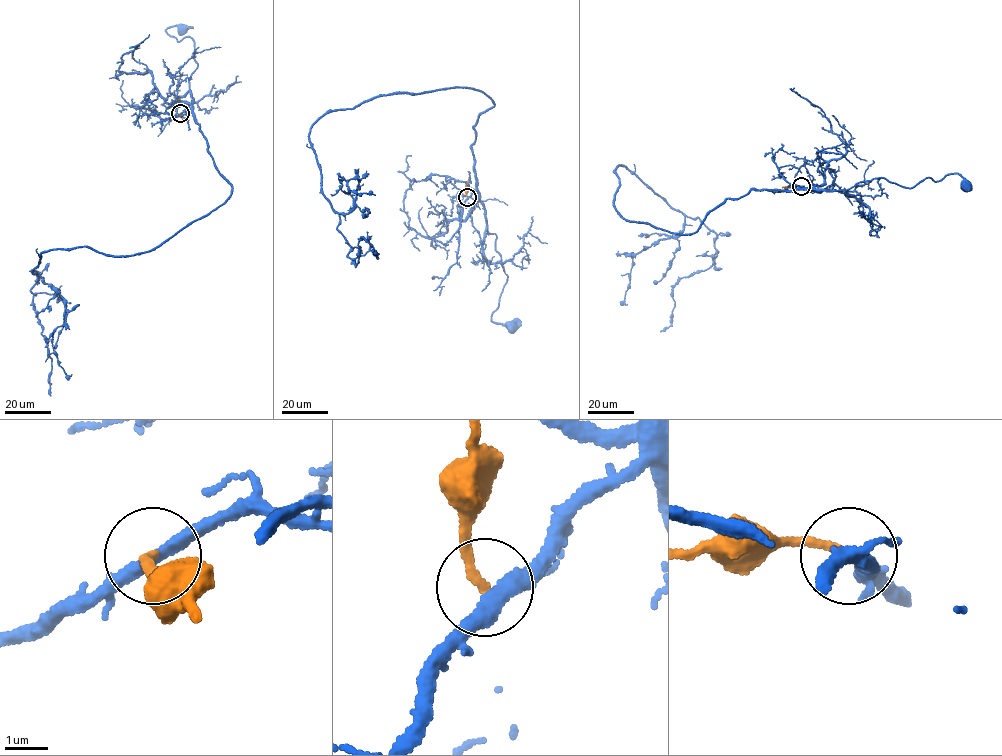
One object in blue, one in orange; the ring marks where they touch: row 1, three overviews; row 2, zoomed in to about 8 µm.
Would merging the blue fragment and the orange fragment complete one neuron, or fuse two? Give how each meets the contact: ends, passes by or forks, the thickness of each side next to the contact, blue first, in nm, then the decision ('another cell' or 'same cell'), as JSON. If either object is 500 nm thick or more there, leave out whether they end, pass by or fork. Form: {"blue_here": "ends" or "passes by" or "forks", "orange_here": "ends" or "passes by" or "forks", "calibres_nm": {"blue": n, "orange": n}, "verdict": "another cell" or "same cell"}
{"blue_here": "passes by", "orange_here": "ends", "calibres_nm": {"blue": 320, "orange": 200}, "verdict": "another cell"}

